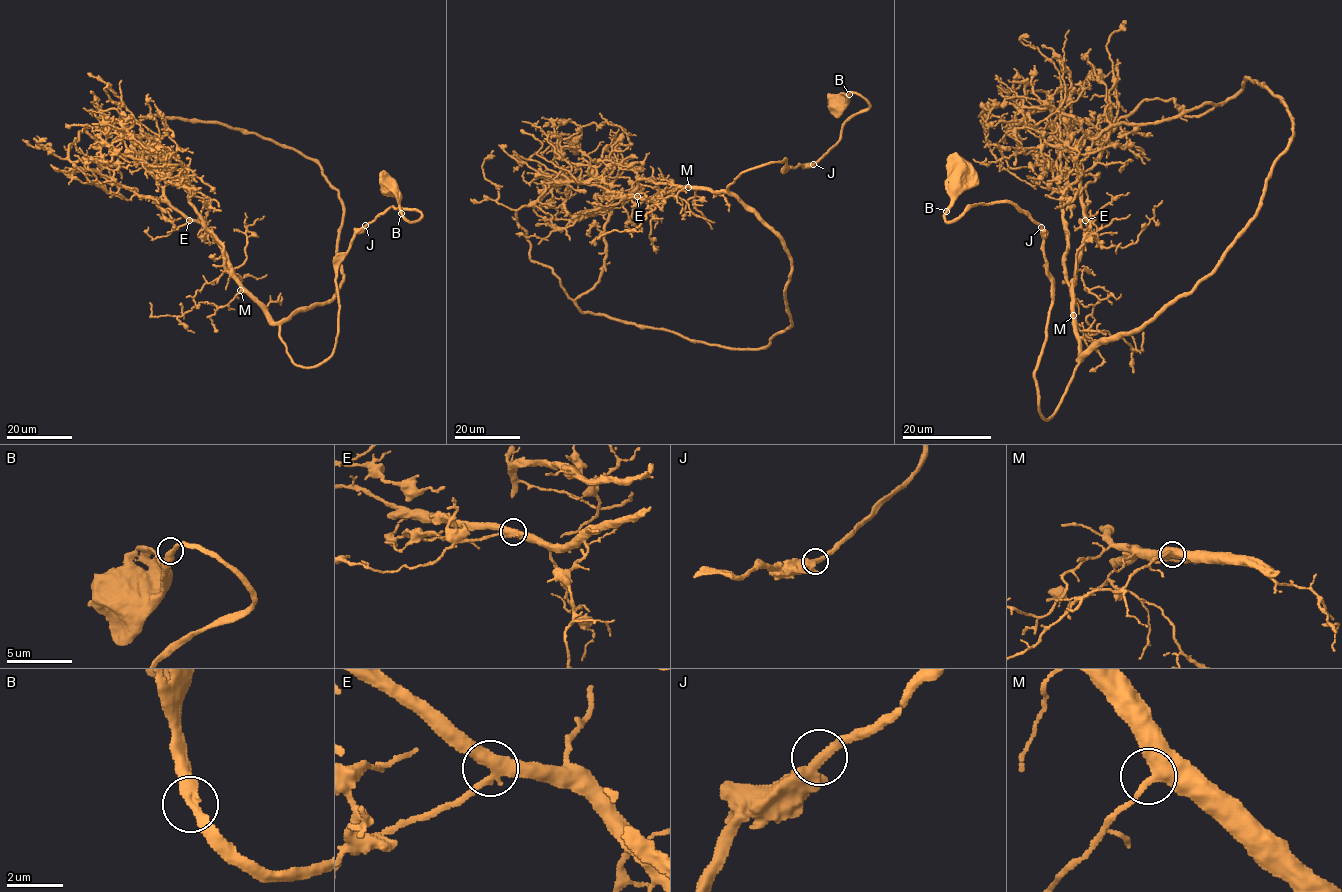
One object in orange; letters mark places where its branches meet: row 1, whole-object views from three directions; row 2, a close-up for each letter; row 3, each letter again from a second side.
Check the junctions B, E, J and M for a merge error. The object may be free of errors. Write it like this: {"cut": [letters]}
{"cut": []}

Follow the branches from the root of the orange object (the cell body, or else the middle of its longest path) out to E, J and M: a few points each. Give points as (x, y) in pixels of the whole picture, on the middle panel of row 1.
E: (840, 105), (856, 92), (869, 106), (813, 163), (784, 171), (785, 159), (768, 162), (727, 190), (637, 196)
J: (840, 105), (845, 105), (849, 95), (856, 92), (869, 106), (854, 114), (845, 123), (841, 138), (813, 164)
M: (840, 105), (856, 92), (869, 106), (813, 163), (784, 171), (785, 159), (768, 162), (727, 190), (688, 187)

